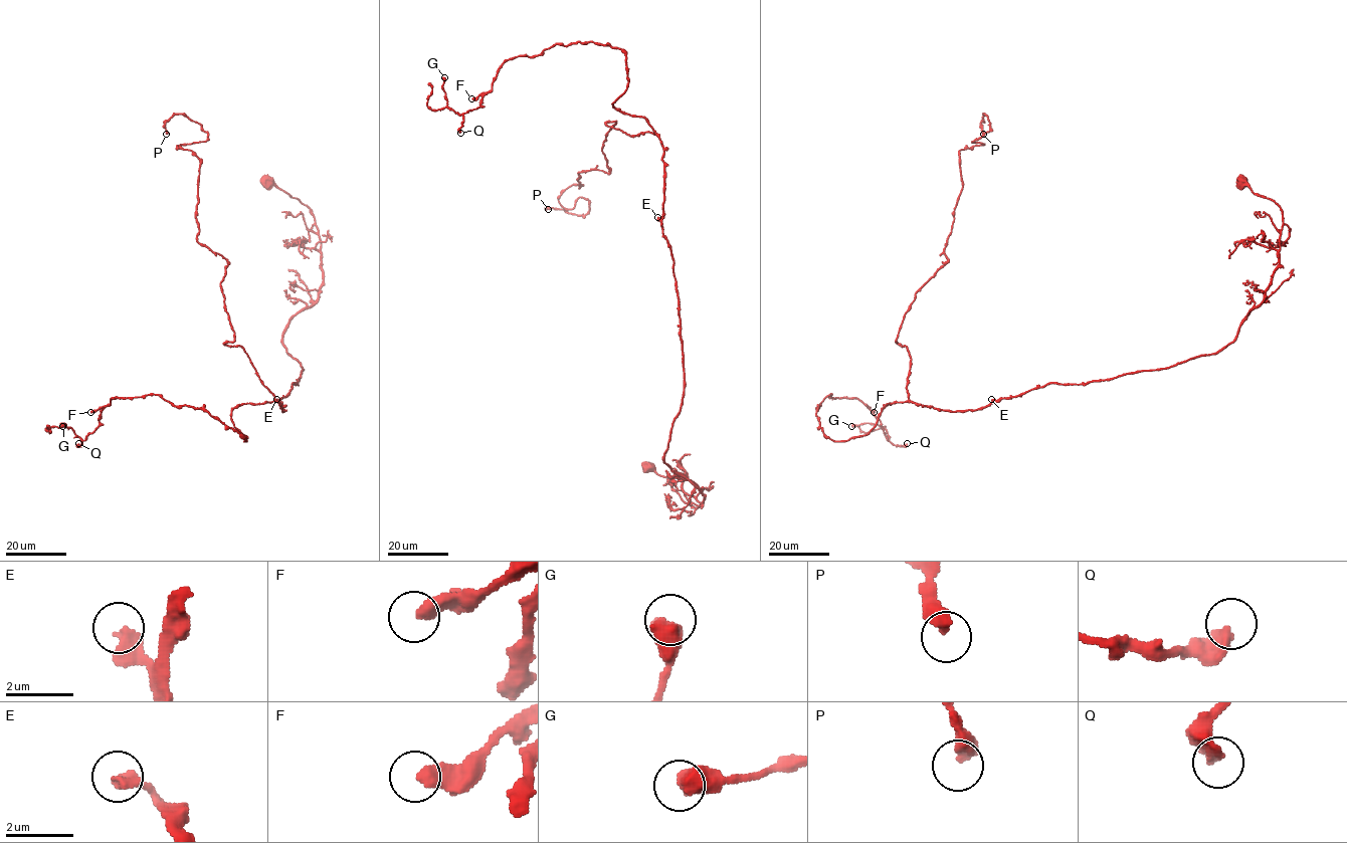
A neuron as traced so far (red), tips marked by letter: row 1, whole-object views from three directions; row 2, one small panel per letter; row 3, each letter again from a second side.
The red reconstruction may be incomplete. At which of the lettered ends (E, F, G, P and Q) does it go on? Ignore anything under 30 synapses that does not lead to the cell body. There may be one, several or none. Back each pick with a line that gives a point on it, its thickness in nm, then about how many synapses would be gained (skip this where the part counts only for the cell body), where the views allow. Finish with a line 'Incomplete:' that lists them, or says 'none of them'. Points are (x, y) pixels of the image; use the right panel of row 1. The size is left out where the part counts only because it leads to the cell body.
Incomplete: none of them

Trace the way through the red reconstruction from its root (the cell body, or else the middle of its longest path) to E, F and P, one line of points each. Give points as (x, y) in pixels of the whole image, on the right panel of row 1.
E: (1240, 181), (1282, 209), (1282, 226), (1279, 266), (1233, 342), (1165, 368), (1048, 383), (991, 399)
F: (1240, 181), (1282, 226), (1233, 342), (975, 410), (889, 404), (847, 440), (816, 414), (828, 395), (874, 412)
P: (1240, 181), (1282, 226), (1233, 342), (937, 410), (909, 399), (896, 341), (947, 260), (984, 114), (983, 134)

